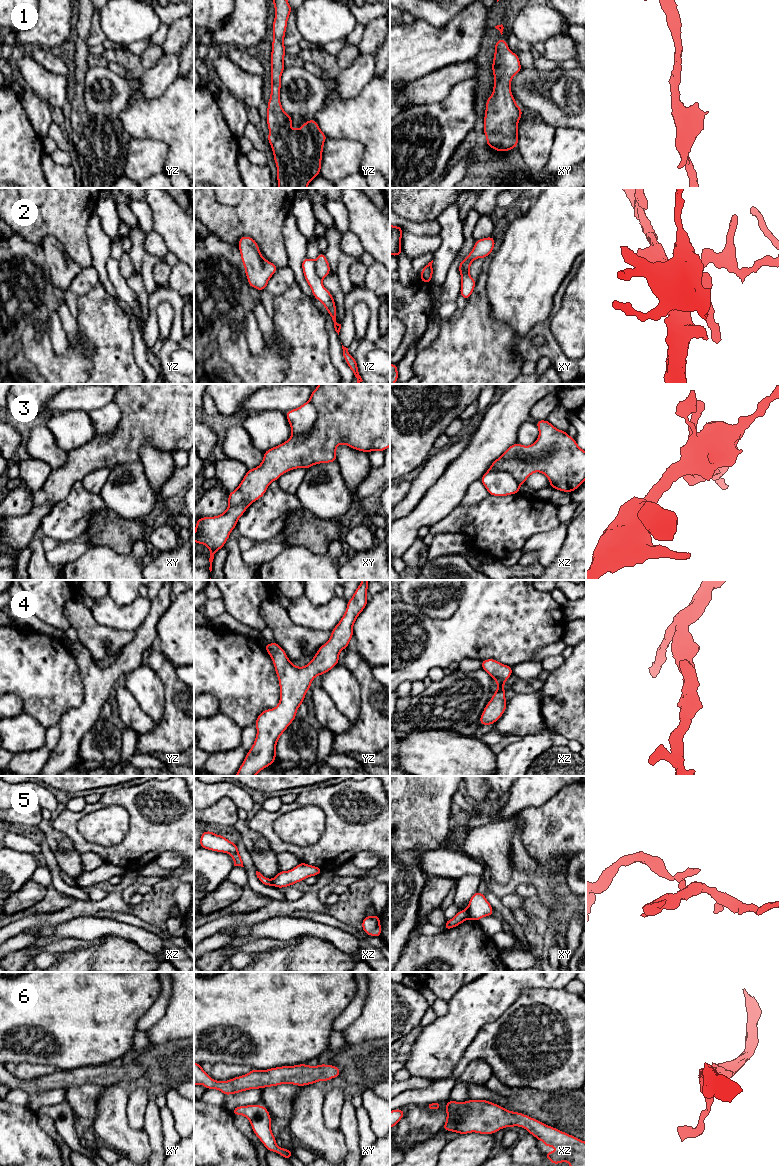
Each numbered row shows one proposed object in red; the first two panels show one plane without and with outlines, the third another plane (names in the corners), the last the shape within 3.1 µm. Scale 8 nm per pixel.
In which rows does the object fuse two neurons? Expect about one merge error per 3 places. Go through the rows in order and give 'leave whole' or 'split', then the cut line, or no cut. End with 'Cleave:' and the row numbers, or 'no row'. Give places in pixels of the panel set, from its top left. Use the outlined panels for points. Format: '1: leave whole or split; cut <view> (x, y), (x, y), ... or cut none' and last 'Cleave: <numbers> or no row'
1: leave whole; cut none
2: split; cut yz (314, 261), (316, 274), (321, 279)
3: split; cut xy (308, 401), (315, 408), (316, 421), (306, 433), (292, 435)
4: leave whole; cut none
5: split; cut xy (465, 909), (470, 918)
6: leave whole; cut none
Cleave: 2, 3, 5

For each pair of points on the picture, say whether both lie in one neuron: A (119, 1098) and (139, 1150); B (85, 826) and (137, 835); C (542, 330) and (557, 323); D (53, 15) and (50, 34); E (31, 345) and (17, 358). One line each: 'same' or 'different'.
A: same
B: different
C: different
D: same
E: different

